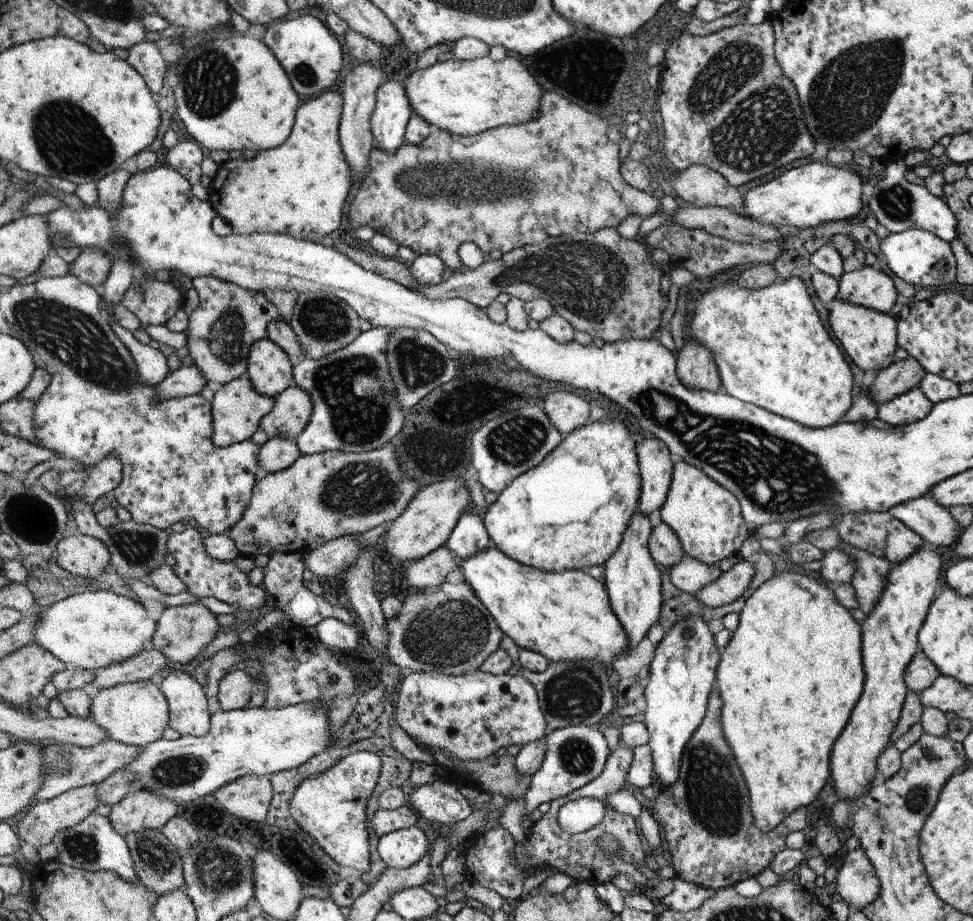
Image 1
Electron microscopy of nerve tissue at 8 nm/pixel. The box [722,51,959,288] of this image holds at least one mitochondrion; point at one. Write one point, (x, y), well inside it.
(896, 203)

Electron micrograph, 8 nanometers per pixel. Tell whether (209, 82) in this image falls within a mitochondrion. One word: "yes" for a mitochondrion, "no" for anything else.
yes

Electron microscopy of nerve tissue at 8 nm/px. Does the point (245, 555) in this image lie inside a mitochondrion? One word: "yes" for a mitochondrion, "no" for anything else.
no

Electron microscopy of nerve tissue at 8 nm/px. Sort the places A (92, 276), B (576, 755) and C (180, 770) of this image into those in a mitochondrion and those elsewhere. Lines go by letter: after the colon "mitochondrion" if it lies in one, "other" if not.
A: other
B: mitochondrion
C: mitochondrion

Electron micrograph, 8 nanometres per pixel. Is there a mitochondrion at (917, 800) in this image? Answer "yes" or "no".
yes

